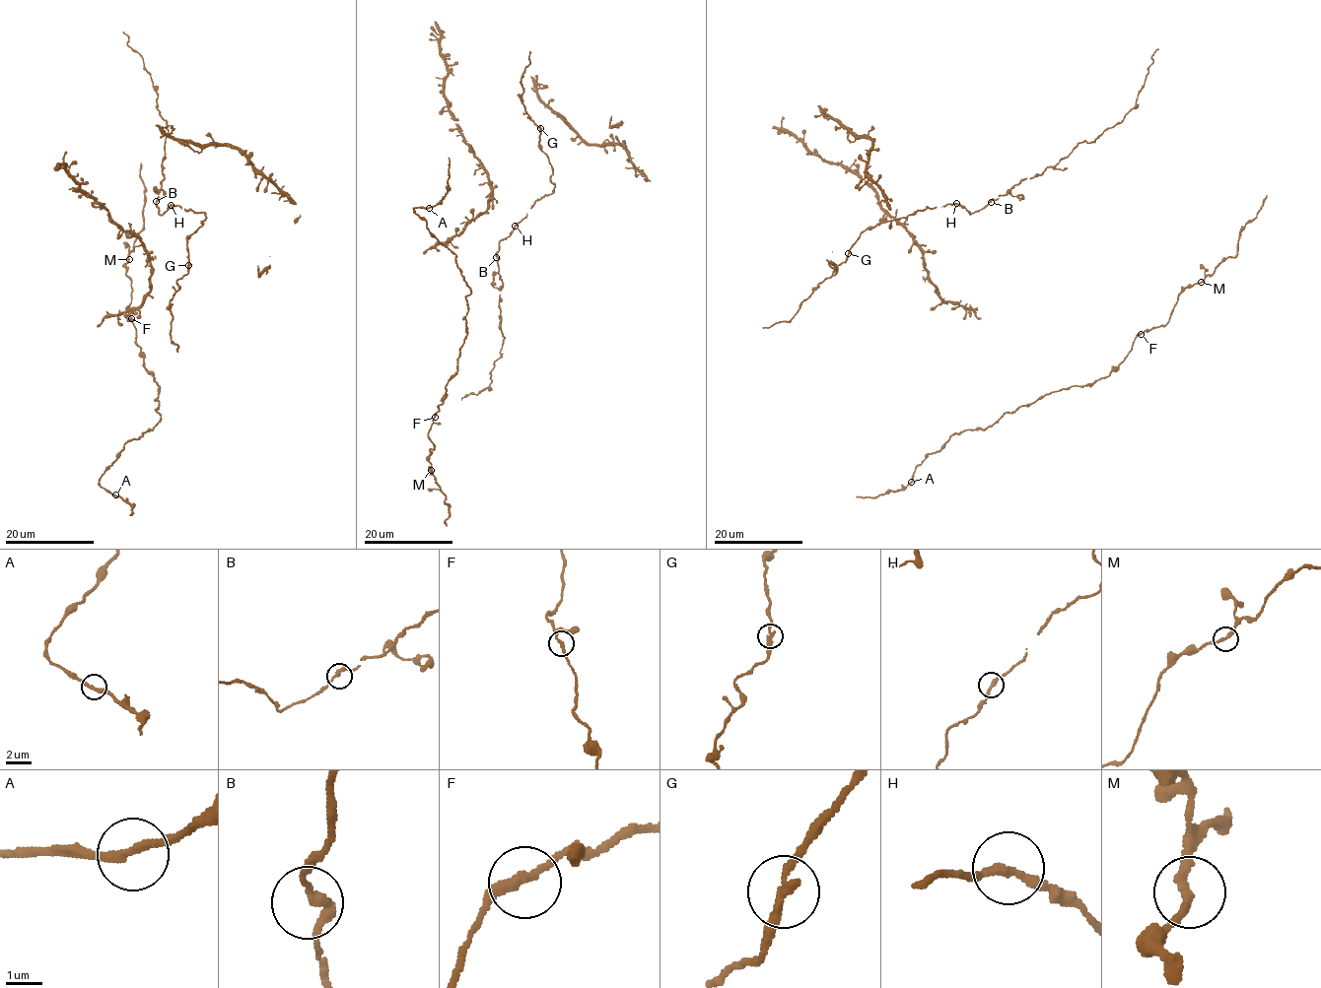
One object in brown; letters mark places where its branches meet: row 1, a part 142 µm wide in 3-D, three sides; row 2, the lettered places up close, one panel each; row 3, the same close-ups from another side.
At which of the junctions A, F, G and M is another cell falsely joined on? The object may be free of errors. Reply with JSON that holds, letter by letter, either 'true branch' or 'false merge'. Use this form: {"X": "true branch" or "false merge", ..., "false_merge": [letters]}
{"A": "true branch", "F": "true branch", "G": "true branch", "M": "true branch", "false_merge": []}

